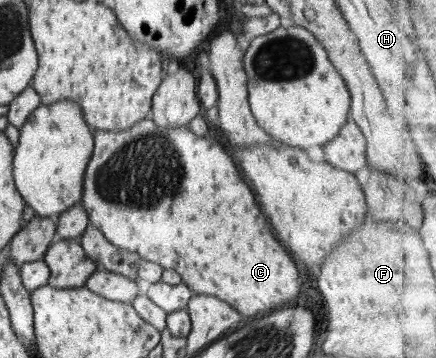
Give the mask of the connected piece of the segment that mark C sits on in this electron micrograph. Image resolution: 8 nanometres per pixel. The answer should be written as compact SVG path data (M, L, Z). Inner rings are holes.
M146 118L123 131L96 130L93 137L94 148L90 162L87 164L86 177L83 180L81 201L83 208L88 213L90 224L99 228L114 246L134 252L143 260L160 264L163 269L176 270L182 278L182 283L186 284L190 291L198 295L218 296L220 300L228 302L232 308L236 308L244 316L256 316L260 312L280 308L300 294L300 282L298 282L300 276L298 276L296 264L292 262L288 252L282 248L282 244L270 232L268 218L260 212L250 186L244 182L244 178L240 176L232 158L226 154L222 144L218 143L212 134L204 137L197 136L189 126L163 129L155 124L154 119Z

